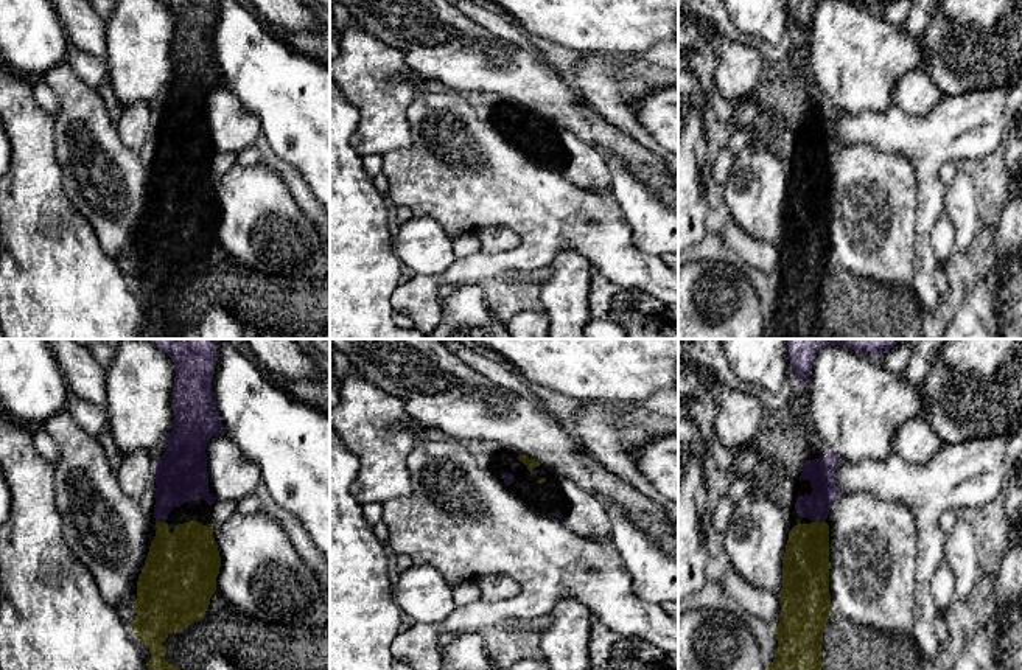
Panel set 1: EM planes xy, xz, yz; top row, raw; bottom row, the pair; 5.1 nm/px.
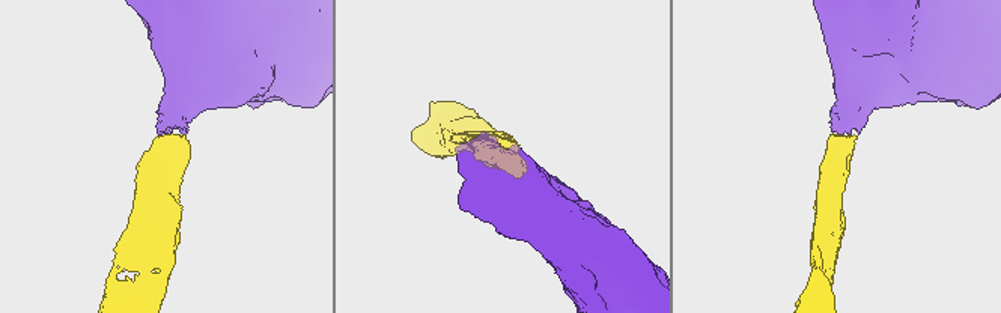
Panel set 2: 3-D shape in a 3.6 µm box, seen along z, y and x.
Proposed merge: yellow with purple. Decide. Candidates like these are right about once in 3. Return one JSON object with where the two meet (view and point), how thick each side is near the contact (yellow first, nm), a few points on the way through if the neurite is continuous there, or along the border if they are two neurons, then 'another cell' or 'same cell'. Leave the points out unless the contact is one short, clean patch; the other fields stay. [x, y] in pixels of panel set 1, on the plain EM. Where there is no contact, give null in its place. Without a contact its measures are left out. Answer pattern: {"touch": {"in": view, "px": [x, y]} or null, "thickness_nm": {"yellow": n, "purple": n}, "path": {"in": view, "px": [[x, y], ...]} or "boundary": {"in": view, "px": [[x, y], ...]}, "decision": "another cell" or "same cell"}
{"touch": {"in": "yz", "px": [818, 174]}, "thickness_nm": {"yellow": 240, "purple": 140}, "path": {"in": "yz", "px": [[806, 216], [818, 174], [815, 157]]}, "decision": "same cell"}

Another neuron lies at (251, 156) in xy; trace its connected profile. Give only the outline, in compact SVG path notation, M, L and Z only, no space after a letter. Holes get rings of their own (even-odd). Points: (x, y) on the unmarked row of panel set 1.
M249 146L236 154L236 165L252 166L260 163L260 151L255 146Z

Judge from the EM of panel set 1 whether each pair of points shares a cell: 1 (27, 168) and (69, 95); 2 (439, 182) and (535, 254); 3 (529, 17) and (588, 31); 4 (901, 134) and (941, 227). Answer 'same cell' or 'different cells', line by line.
1: different cells
2: same cell
3: same cell
4: different cells

